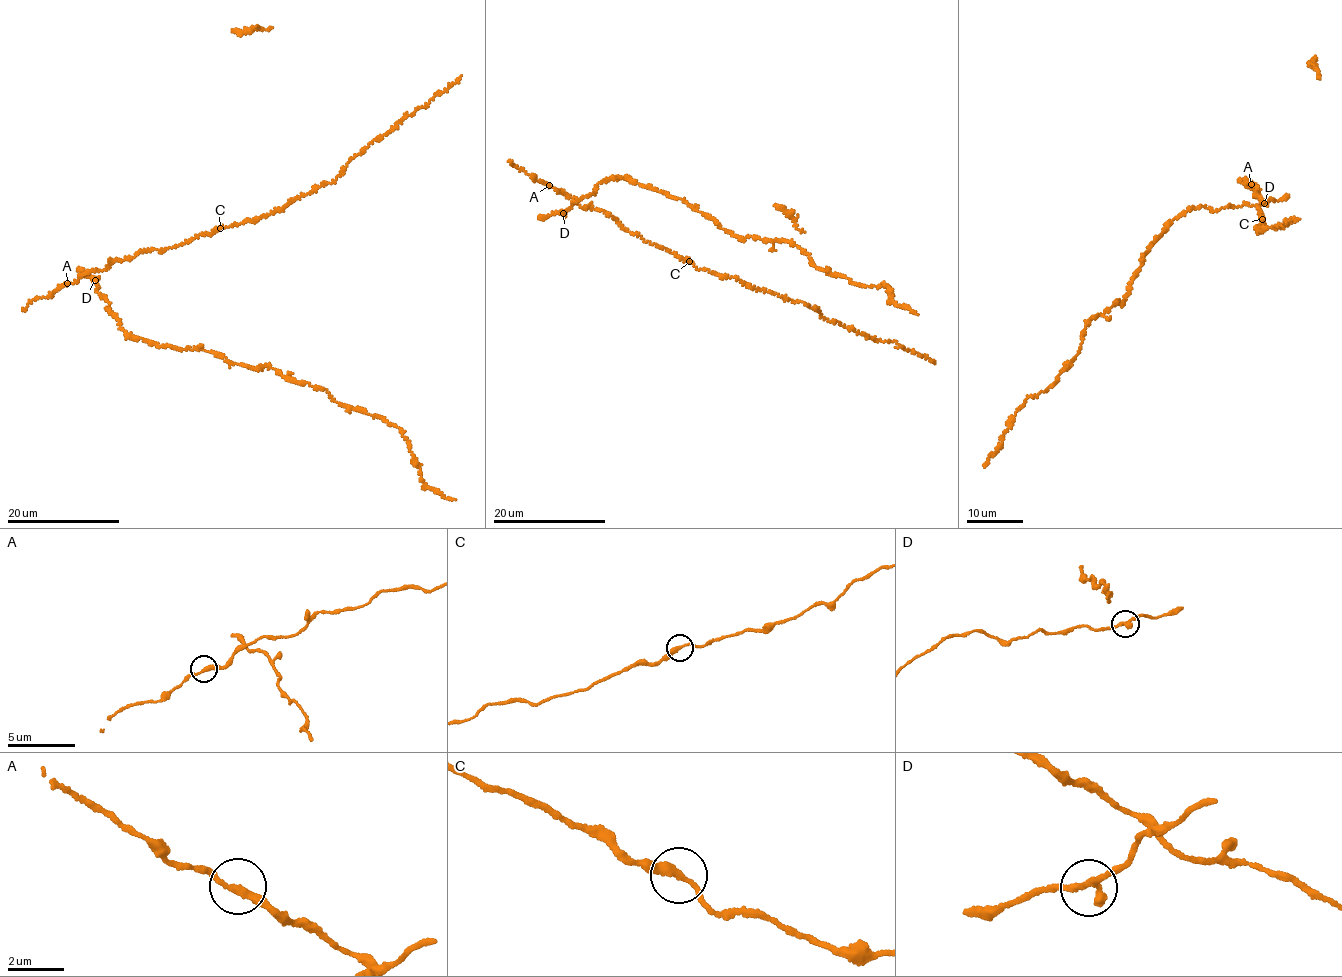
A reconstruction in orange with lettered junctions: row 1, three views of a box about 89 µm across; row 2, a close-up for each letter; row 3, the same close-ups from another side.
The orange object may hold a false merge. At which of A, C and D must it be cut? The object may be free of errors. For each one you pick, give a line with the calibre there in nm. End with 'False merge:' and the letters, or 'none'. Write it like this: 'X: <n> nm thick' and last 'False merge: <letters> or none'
False merge: none

